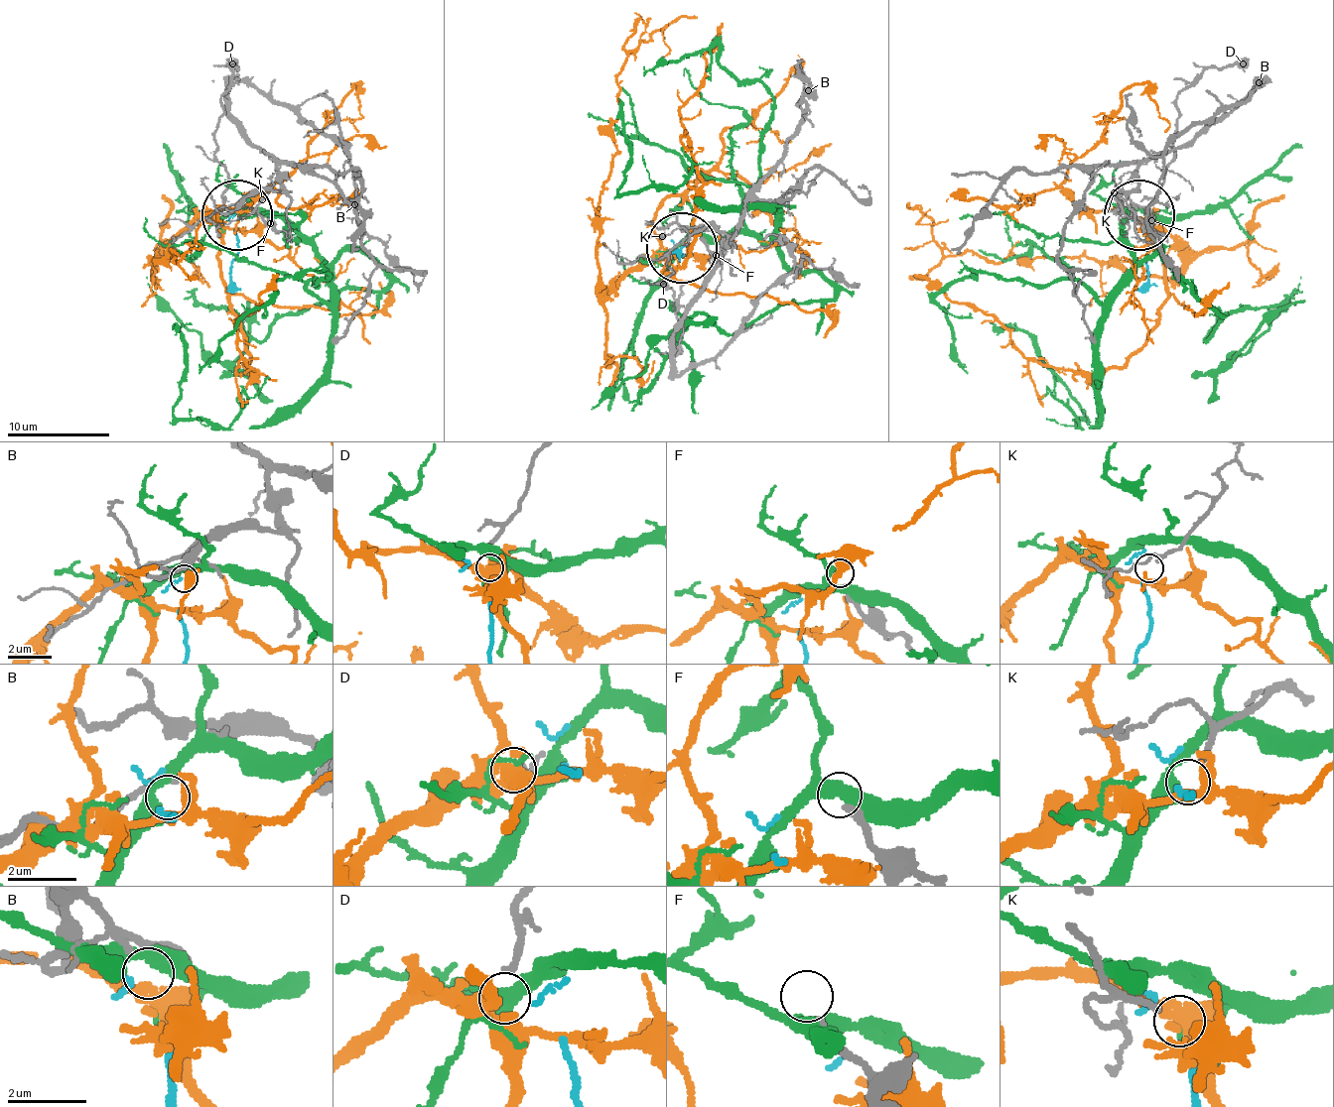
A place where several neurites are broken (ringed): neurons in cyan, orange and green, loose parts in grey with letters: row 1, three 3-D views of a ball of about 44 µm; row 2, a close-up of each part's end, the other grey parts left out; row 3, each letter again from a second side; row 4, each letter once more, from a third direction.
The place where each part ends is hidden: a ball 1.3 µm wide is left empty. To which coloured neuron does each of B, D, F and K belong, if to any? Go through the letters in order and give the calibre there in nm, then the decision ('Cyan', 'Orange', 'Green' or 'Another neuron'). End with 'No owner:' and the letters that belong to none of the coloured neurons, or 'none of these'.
B: Thickness 130 nm. Cyan
D: Thickness 170 nm. Orange
F: Thickness 240 nm. Another neuron
K: Thickness 140 nm. Another neuron
No owner: F, K

